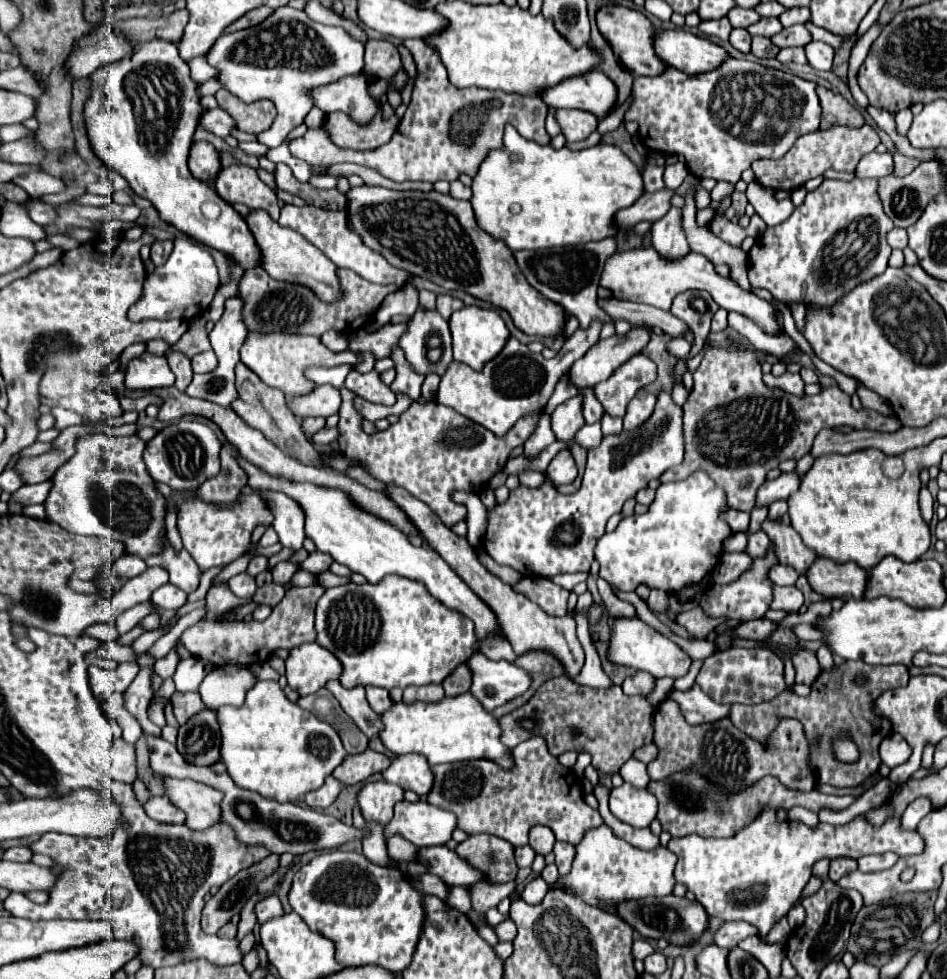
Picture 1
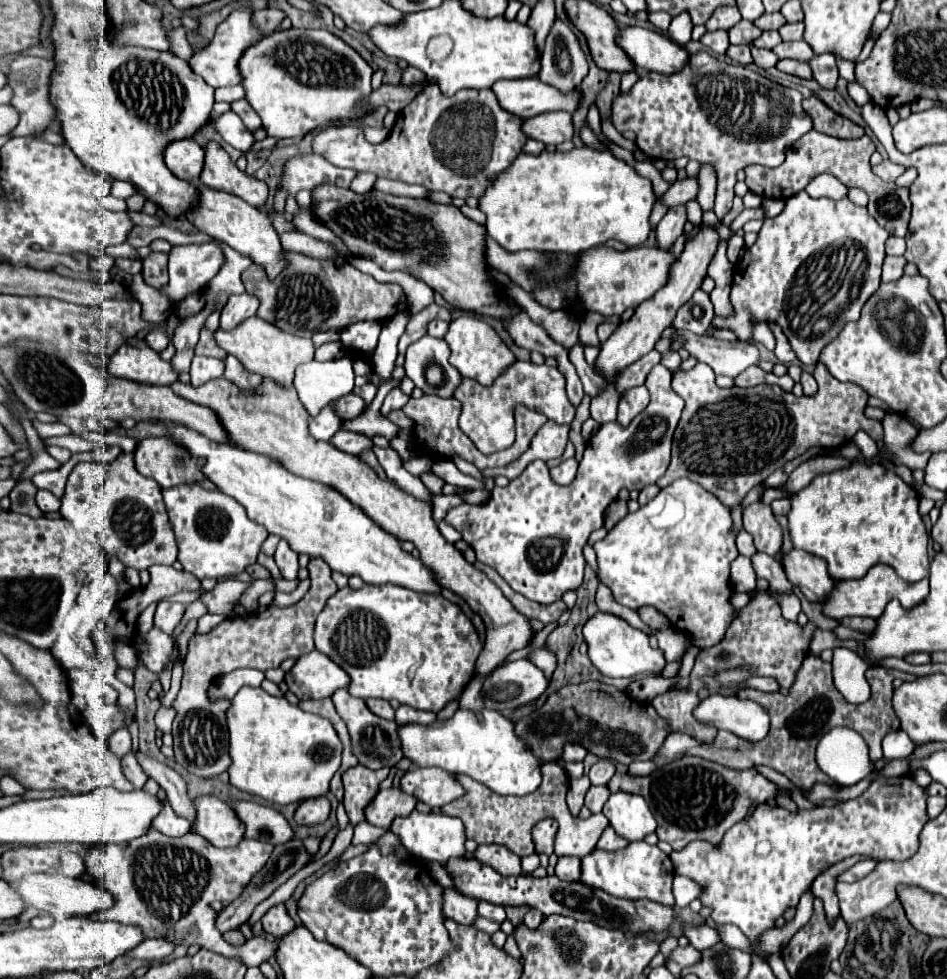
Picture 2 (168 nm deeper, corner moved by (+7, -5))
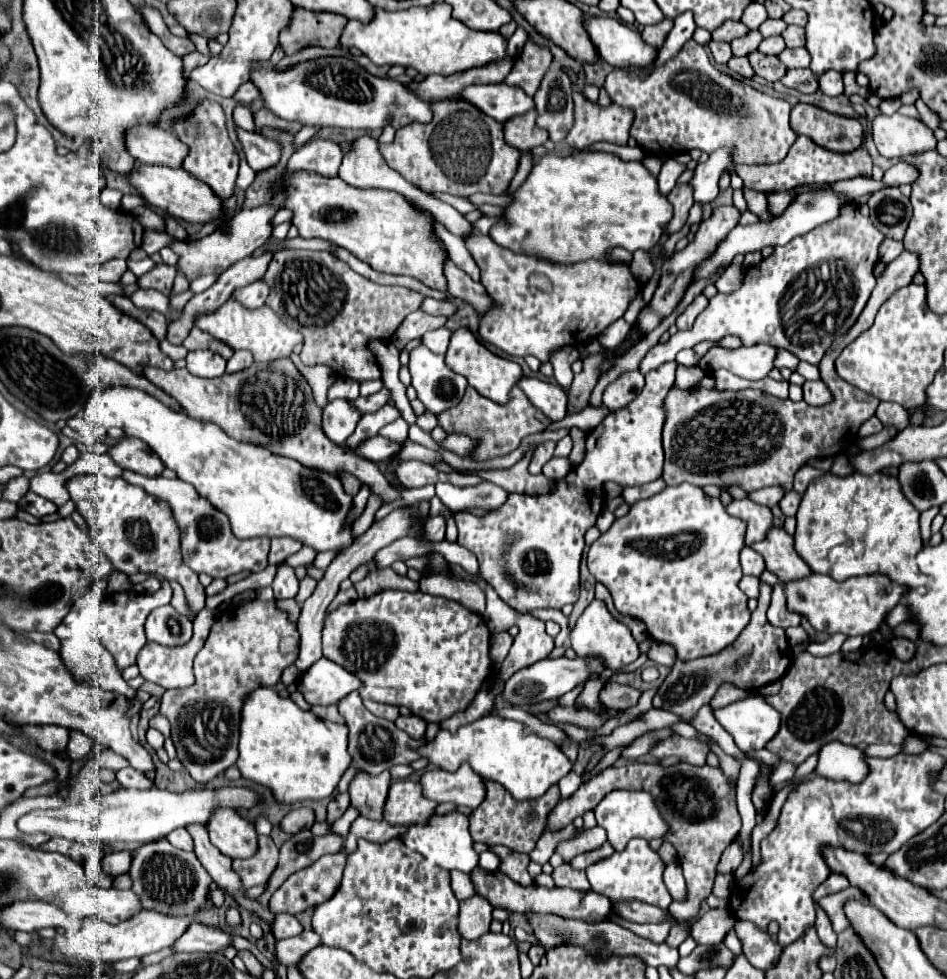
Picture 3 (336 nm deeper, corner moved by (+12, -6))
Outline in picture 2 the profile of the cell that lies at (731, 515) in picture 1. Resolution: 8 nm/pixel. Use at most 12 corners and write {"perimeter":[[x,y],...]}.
{"perimeter":[[739,530],[737,550],[743,556],[755,552],[751,534]]}

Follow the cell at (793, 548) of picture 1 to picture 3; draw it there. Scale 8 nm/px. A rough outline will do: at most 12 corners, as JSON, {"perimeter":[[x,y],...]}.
{"perimeter":[[732,499],[726,511],[748,523],[746,545],[766,537],[772,511],[750,499]]}

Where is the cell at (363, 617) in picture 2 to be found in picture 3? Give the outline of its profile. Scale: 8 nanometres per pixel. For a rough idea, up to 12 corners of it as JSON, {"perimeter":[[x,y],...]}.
{"perimeter":[[422,591],[332,611],[362,699],[440,723],[494,675],[484,619]]}

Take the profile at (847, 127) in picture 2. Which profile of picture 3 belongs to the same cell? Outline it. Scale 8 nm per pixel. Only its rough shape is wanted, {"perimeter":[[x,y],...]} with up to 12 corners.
{"perimeter":[[806,103],[792,109],[794,133],[834,153],[858,149],[858,119]]}

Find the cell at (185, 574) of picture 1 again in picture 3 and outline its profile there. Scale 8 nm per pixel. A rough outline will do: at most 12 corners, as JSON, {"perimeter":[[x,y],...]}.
{"perimeter":[[172,587],[114,593],[102,603],[100,641],[120,669],[146,645],[144,621]]}

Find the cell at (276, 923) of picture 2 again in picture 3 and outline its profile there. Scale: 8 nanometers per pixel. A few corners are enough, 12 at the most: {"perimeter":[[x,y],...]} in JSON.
{"perimeter":[[276,915],[272,933],[276,939],[296,937],[302,925],[294,915]]}

